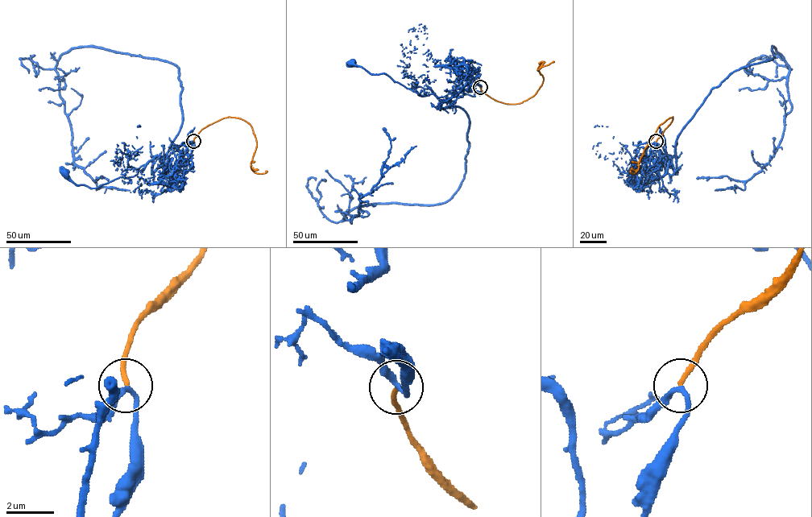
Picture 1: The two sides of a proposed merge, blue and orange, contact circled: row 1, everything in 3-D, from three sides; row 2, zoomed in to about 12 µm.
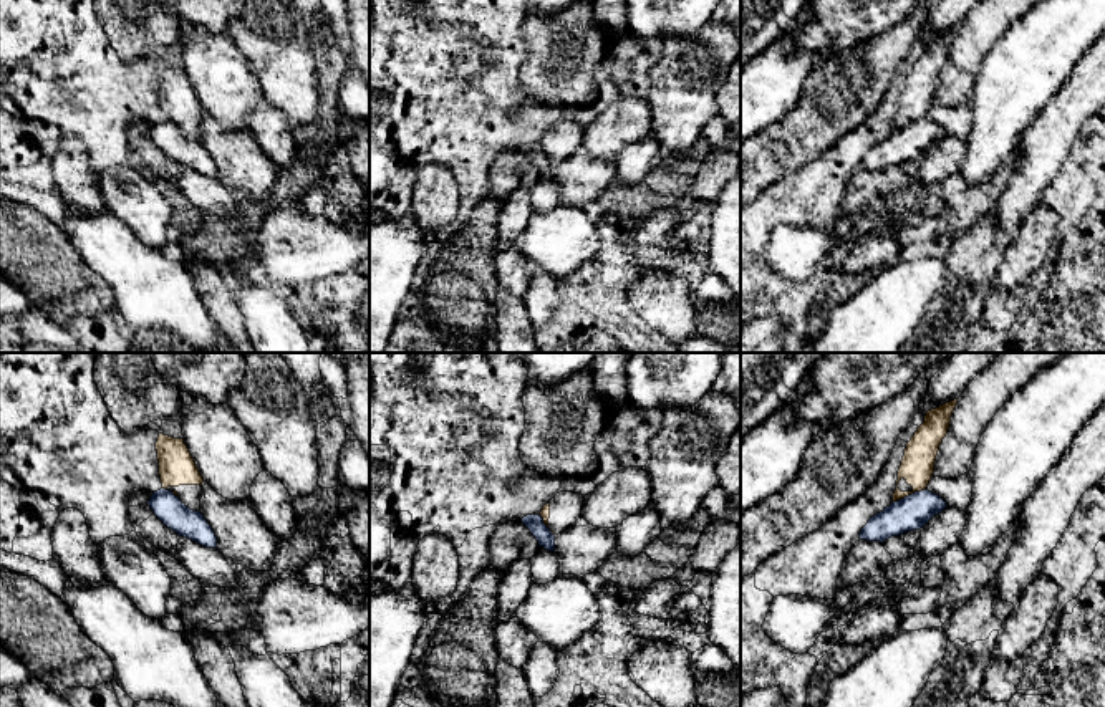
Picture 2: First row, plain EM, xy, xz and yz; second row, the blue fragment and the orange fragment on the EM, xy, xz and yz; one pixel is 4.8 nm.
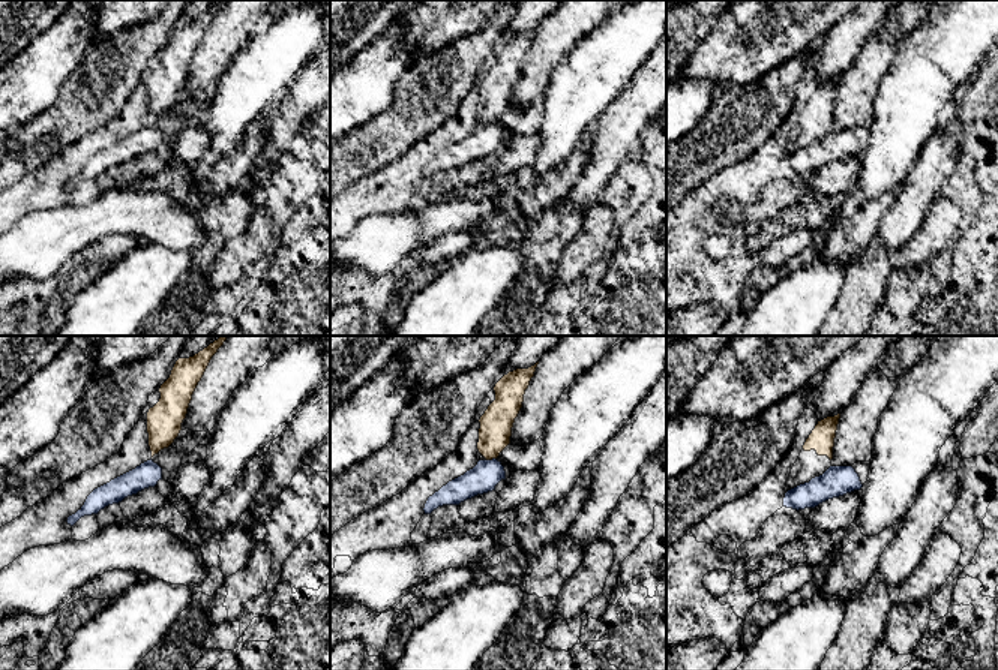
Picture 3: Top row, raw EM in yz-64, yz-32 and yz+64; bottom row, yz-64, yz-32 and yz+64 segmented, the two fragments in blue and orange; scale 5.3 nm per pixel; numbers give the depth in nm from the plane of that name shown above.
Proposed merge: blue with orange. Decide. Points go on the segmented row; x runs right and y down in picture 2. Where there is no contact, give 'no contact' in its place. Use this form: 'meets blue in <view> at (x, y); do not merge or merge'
meets blue in yz at (911, 494); do not merge

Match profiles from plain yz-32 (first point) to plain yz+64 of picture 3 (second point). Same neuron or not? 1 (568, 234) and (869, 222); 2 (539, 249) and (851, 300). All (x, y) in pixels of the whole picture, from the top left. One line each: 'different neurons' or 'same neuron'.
1: different neurons
2: same neuron

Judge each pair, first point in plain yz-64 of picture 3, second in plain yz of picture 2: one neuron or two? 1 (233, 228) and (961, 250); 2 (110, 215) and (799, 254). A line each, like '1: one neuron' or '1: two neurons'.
1: one neuron
2: one neuron

